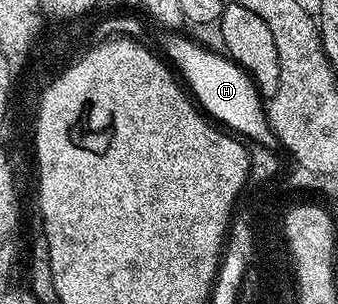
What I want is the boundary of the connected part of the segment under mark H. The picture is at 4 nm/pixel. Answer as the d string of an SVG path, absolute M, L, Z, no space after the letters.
M162 30L160 34L159 43L165 49L163 53L166 60L175 63L174 68L181 77L183 75L182 80L190 94L210 118L246 140L256 141L274 150L280 146L276 133L268 122L263 98L252 83L251 77L239 65L224 54L219 55L201 47L183 36L185 34L182 32Z

